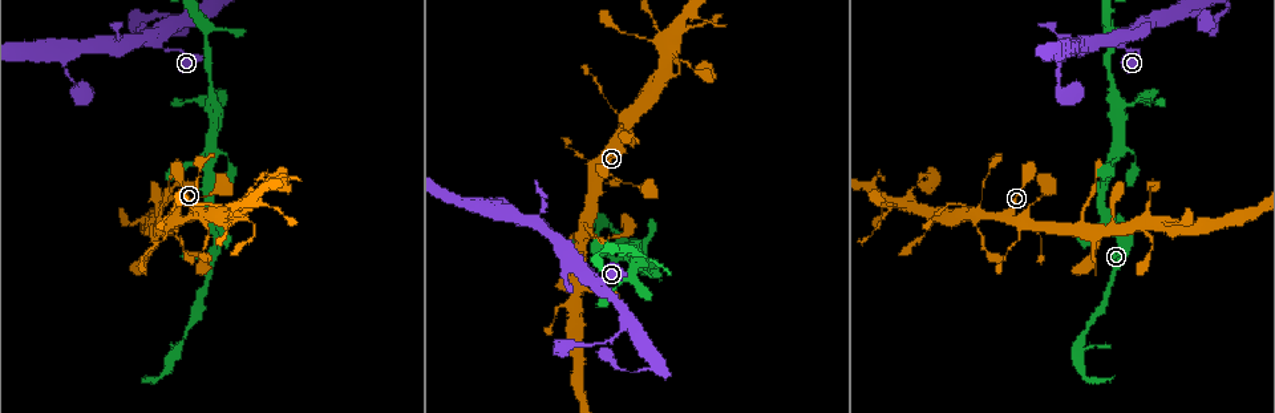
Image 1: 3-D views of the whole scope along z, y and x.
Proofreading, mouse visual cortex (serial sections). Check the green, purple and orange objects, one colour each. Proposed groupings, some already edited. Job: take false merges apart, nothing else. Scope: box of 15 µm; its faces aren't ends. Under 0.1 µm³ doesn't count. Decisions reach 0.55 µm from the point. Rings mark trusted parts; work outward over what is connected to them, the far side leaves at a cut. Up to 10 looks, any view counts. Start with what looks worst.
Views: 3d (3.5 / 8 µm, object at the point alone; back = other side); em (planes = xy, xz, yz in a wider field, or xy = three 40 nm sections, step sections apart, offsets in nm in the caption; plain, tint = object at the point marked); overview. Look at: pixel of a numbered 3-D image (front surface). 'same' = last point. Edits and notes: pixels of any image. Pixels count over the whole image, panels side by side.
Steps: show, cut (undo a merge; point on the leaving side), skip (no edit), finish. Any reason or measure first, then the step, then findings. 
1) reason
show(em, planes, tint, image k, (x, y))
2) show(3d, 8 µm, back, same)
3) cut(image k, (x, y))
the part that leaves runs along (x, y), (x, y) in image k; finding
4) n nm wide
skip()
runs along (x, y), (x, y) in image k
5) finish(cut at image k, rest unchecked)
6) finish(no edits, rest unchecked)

three arms meet
show(3d, 8 µm, image 1, (583, 270))

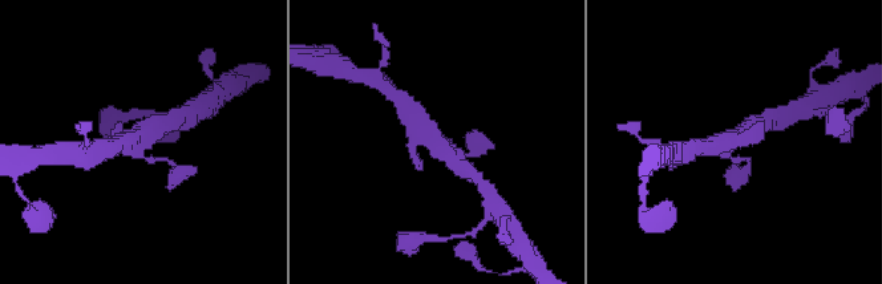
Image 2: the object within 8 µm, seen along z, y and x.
3 arms; arms of 150, 450, 500 nm
show(em, xy, step 2, tint, image 2, (732, 151))

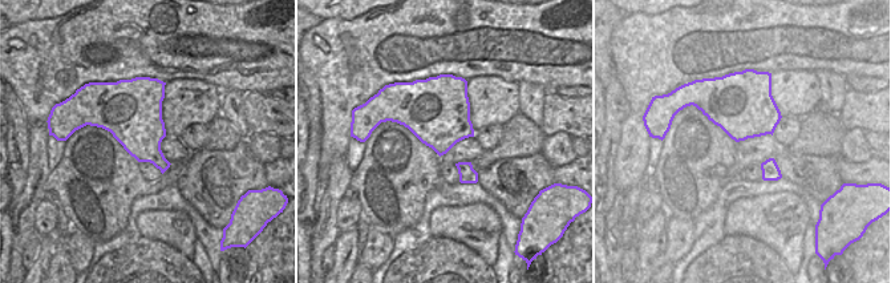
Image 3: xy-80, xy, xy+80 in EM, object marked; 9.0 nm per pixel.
skip()
runs along (465, 155), (425, 129), (411, 112) in image 2; all the same cell

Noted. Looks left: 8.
thick turns thin
show(3d, 3.5 µm, image 1, (653, 42))

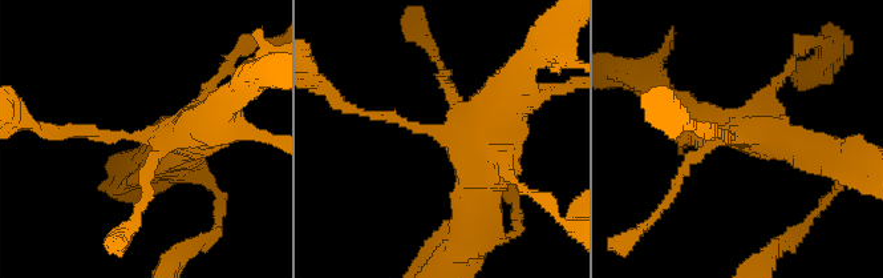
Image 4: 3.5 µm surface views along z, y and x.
arms of 100, 400 nm; shape alone is not enough
show(em, xy, step 3, tint, image 4, (432, 131))

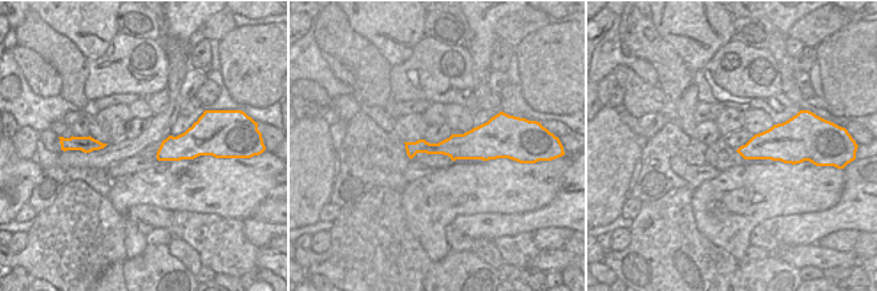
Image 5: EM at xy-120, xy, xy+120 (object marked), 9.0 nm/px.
skip()
continuous, no second cell

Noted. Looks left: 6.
calibre changes
show(3d, 3.5 µm, image 1, (1125, 248))

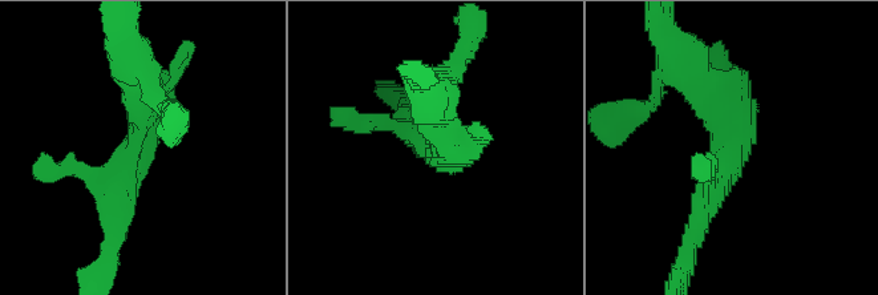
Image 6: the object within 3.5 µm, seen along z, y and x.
skip()
runs along (707, 166), (737, 122), (694, 73) in image 6; one cell here

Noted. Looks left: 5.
sudden change in width
show(3d, 8 µm, image 1, (641, 263))

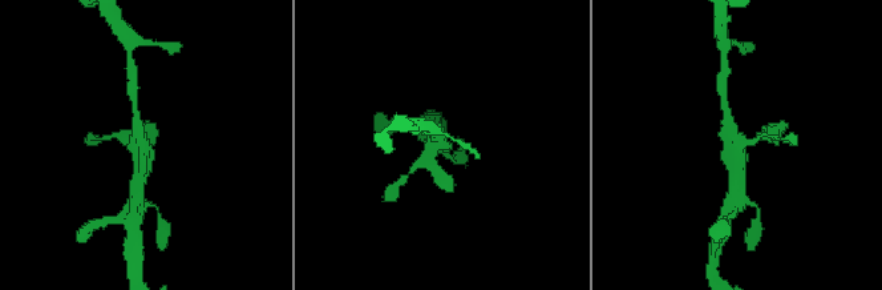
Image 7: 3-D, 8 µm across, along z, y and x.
show(em, xy, step 3, tint, image 7, (736, 145))

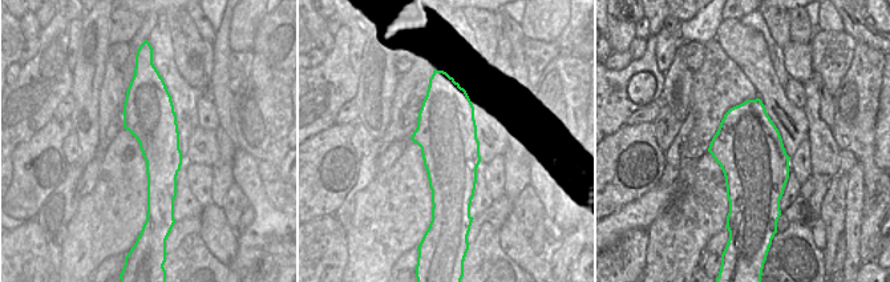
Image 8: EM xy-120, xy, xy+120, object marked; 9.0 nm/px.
skip()
runs along (736, 184), (739, 145), (725, 109) in image 7; one cell here

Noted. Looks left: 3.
finish(no edits, rest unchecked)

